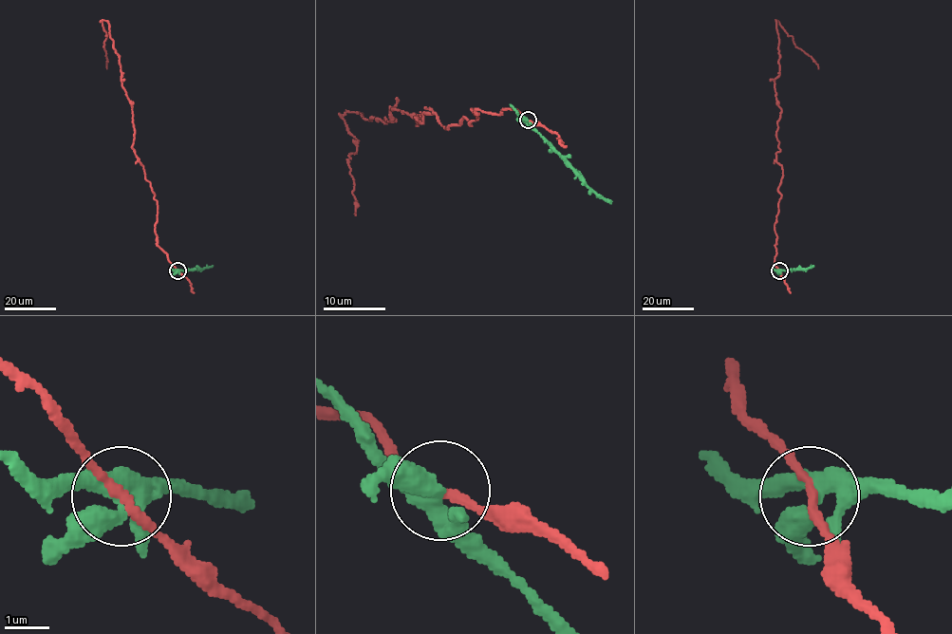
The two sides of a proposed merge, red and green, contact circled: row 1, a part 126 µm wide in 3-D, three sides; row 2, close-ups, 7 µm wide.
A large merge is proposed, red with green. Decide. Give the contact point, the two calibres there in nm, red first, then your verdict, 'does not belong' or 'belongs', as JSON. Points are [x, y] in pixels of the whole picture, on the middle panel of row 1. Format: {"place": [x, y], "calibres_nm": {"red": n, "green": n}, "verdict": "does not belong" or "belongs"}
{"place": [528, 120], "calibres_nm": {"red": 200, "green": 400}, "verdict": "belongs"}

